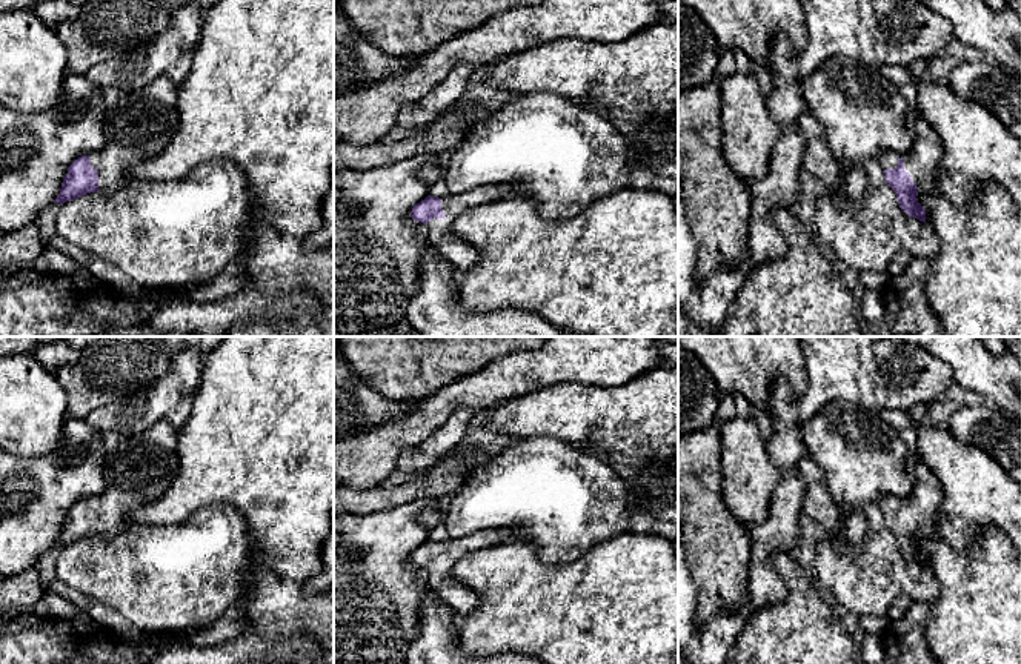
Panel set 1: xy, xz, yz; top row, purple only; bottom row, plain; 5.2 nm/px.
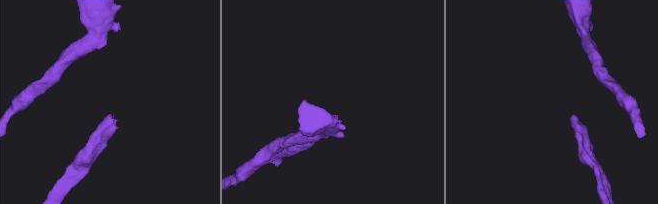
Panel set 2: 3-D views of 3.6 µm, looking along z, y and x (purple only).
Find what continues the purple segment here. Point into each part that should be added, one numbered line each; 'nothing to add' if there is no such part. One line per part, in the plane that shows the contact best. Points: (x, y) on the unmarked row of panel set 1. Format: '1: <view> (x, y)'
1: yz (921, 506)

